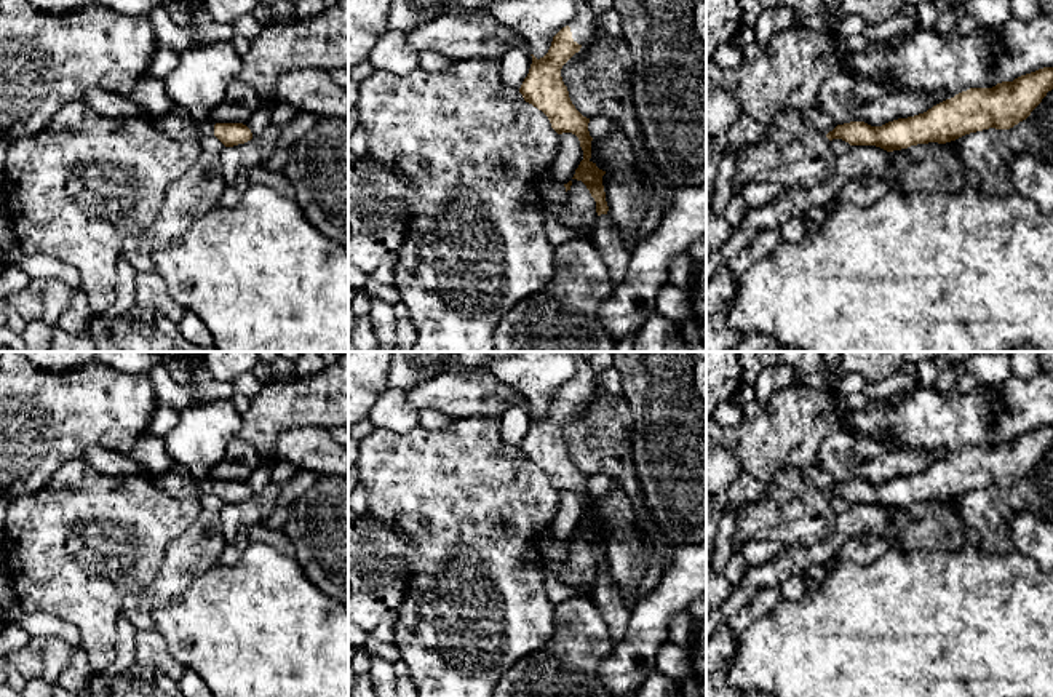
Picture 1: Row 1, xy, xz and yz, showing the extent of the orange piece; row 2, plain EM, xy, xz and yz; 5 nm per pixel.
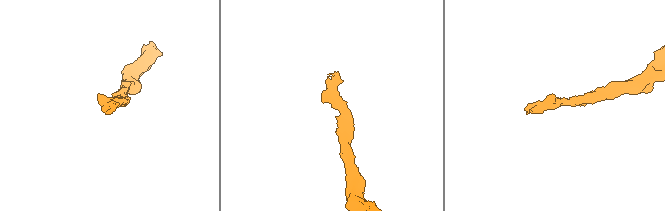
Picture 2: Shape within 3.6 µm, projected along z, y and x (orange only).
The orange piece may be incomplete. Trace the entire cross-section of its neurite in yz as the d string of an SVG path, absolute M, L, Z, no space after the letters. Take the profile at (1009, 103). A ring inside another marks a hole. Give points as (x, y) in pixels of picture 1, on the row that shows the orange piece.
M1043 67L992 88L970 88L924 114L882 126L864 121L837 125L826 134L850 145L876 145L887 152L917 144L946 144L965 134L995 128L1010 129L1026 120L1053 90L1053 67Z

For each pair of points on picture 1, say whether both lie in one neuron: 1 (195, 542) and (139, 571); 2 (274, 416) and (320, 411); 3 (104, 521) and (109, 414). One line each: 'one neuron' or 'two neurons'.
1: two neurons
2: one neuron
3: two neurons

